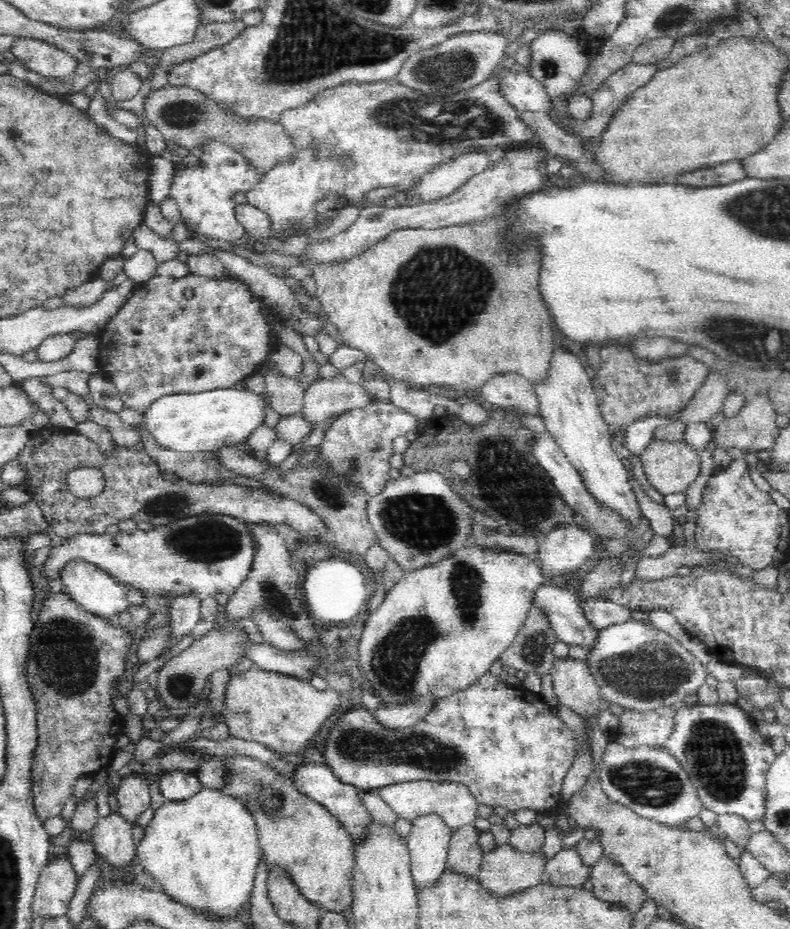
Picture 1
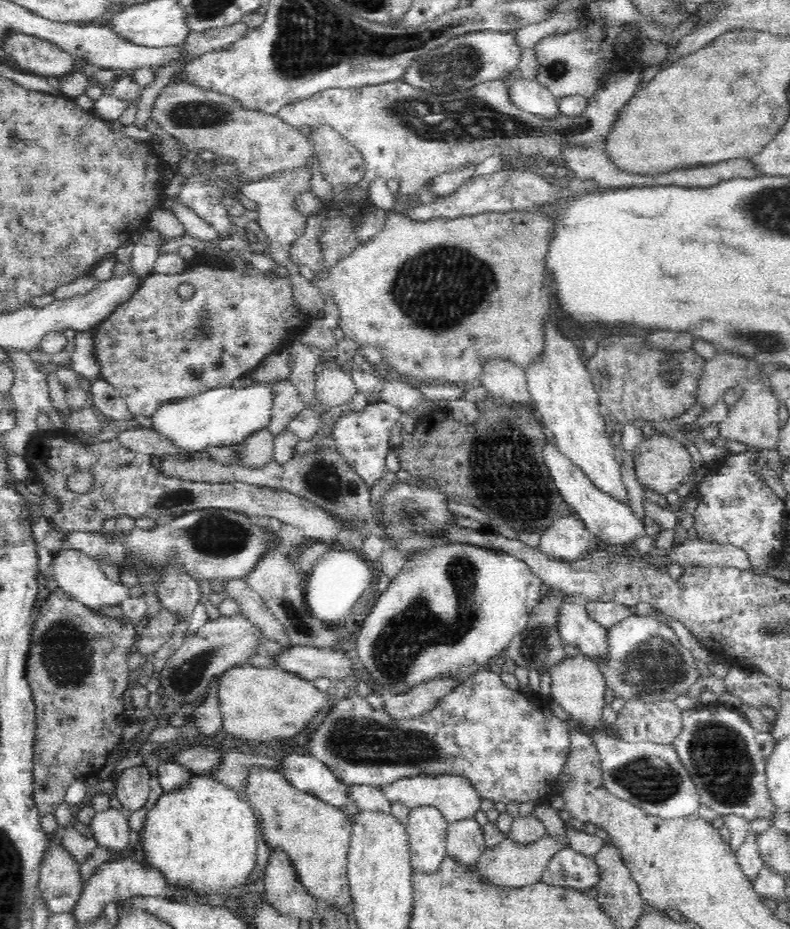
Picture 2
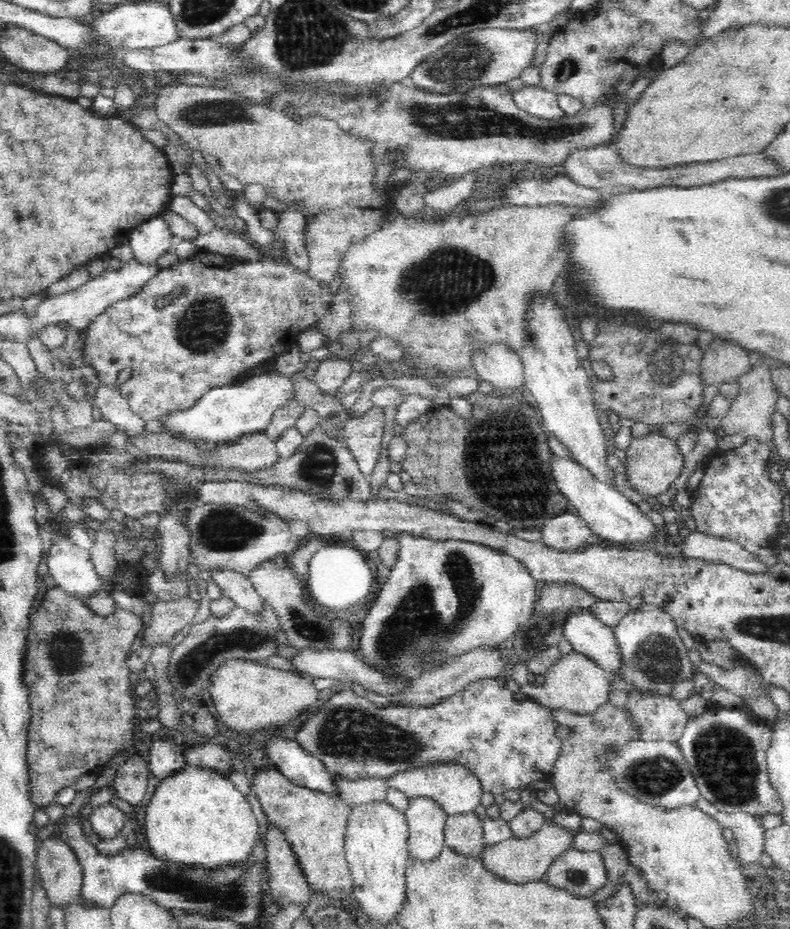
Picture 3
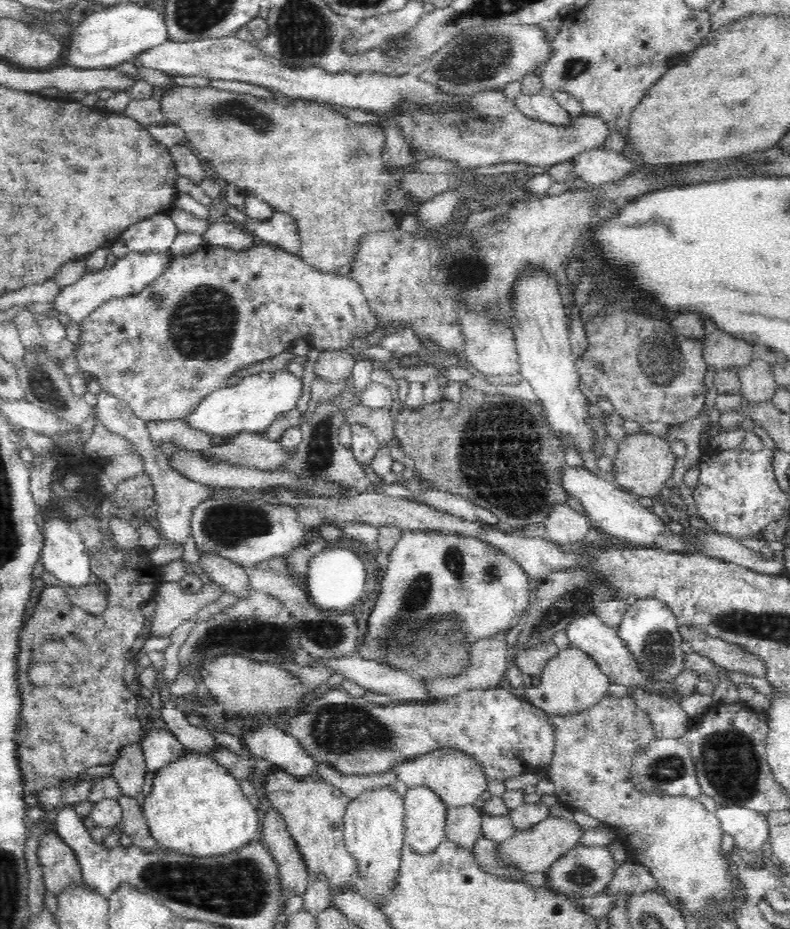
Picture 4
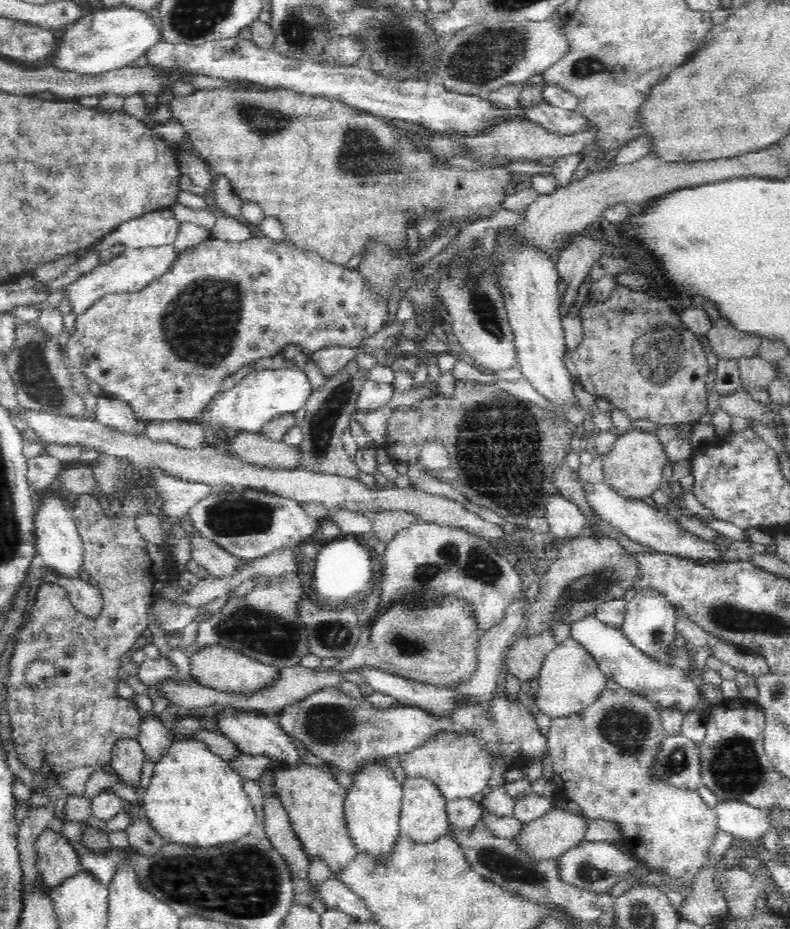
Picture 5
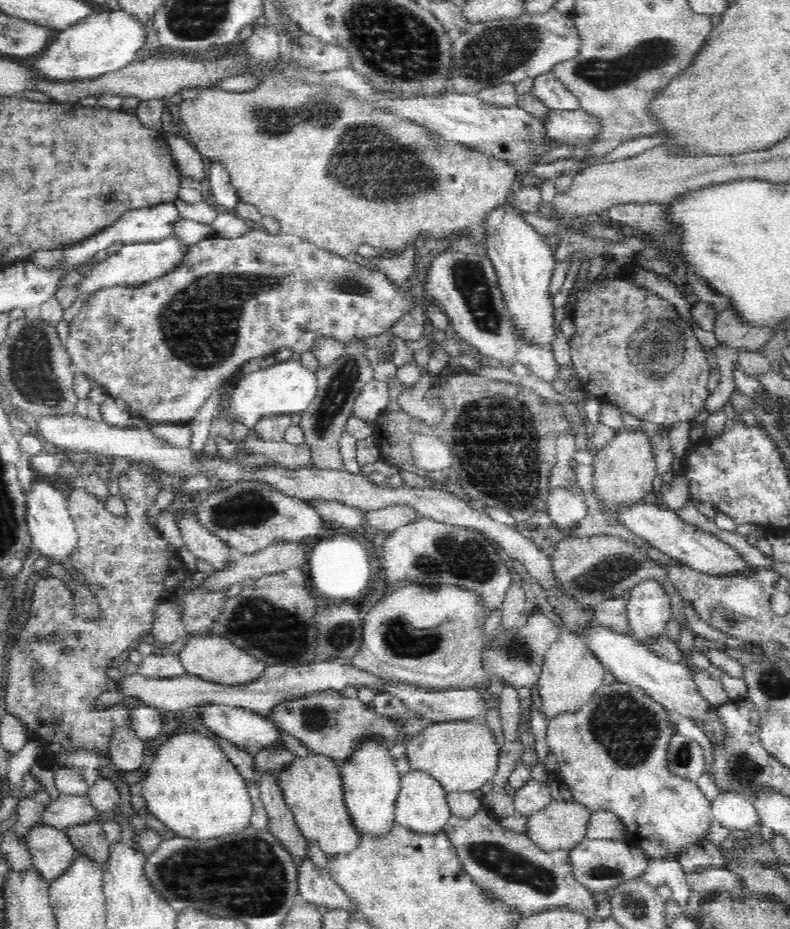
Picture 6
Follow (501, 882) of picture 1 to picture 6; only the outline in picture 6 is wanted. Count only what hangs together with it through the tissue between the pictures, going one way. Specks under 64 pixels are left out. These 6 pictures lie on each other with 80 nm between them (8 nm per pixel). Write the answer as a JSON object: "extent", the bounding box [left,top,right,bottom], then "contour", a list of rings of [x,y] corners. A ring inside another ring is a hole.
{"extent":[527,799,593,850],"contour":[[[552,799],[528,817],[527,834],[543,850],[572,850],[587,833],[593,812],[580,801]]]}

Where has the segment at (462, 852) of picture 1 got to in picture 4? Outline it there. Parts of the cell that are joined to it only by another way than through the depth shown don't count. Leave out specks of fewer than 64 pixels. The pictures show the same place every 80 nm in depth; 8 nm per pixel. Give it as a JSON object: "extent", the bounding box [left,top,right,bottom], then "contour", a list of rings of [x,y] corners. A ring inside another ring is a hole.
{"extent":[446,804,483,851],"contour":[[[473,804],[447,807],[446,838],[471,851],[475,840],[482,835],[483,811]]]}

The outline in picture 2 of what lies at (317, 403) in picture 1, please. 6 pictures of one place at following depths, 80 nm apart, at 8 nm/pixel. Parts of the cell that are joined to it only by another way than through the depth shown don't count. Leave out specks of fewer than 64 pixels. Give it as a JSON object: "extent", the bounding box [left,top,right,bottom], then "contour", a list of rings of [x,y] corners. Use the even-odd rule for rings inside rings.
{"extent":[316,366,358,410],"contour":[[[342,366],[324,368],[316,375],[316,397],[328,405],[328,410],[336,406],[349,405],[358,393],[350,376],[350,370]]]}

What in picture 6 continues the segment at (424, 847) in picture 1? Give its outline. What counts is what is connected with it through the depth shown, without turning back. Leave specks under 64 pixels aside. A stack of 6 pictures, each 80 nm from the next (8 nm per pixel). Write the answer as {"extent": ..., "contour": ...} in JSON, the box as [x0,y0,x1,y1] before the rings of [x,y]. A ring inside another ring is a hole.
{"extent":[394,769,452,833],"contour":[[[414,769],[404,774],[399,782],[399,791],[395,798],[394,812],[398,823],[410,827],[412,831],[426,831],[426,833],[442,830],[446,821],[452,815],[448,806],[447,792],[440,782],[438,782],[438,779],[435,779],[430,773],[426,773],[426,771]]]}

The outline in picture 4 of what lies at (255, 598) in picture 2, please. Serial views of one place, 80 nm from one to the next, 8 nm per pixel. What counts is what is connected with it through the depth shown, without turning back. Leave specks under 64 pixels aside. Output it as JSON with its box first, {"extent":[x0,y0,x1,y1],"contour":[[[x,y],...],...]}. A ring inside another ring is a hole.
{"extent":[198,551,253,600],"contour":[[[202,551],[198,562],[209,579],[225,588],[225,593],[244,600],[253,593],[249,584],[249,569],[220,555],[218,551]]]}

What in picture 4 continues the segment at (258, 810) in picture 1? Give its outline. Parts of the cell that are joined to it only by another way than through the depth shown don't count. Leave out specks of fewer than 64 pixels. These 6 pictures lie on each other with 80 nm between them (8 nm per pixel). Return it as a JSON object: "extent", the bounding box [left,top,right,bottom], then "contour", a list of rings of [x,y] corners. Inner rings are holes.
{"extent":[264,768,358,891],"contour":[[[274,768],[264,782],[264,792],[270,806],[276,807],[288,825],[288,831],[296,841],[310,875],[322,871],[333,891],[350,886],[349,881],[358,867],[356,858],[350,853],[344,838],[344,815],[347,802],[351,799],[342,790],[324,780],[321,775],[296,777]]]}

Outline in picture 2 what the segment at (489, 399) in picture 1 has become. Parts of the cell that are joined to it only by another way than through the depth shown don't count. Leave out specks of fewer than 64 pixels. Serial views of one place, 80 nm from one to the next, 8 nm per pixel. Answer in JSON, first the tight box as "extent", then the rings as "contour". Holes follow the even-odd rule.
{"extent":[479,357,532,403],"contour":[[[490,357],[482,364],[479,380],[494,400],[532,403],[525,368],[506,357]]]}

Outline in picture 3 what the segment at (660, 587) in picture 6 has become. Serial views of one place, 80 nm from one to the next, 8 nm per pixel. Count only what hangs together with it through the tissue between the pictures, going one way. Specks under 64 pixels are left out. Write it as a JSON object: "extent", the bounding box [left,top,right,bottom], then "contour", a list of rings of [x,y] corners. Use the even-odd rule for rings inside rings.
{"extent":[614,602,694,696],"contour":[[[642,602],[638,610],[630,611],[615,627],[614,633],[624,657],[622,680],[645,693],[670,696],[677,682],[694,675],[688,650],[678,636],[673,617],[654,602]]]}

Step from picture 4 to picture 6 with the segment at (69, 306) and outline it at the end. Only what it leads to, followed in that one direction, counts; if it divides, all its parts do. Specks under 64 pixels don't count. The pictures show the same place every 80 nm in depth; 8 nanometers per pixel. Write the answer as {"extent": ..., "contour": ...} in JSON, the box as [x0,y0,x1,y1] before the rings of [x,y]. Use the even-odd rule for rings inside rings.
{"extent":[79,232,189,298],"contour":[[[174,232],[170,236],[158,239],[157,241],[126,243],[116,254],[108,255],[106,260],[100,263],[94,262],[90,272],[84,275],[80,282],[79,294],[84,294],[85,298],[88,298],[100,287],[114,285],[130,285],[135,287],[148,282],[150,279],[160,278],[163,274],[168,274],[182,264],[182,258],[188,252],[189,246],[180,238]]]}

